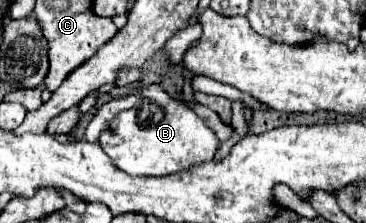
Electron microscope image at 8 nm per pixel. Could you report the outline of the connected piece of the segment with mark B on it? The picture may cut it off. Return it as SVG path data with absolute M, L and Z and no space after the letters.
M158 84L142 88L142 102L114 118L108 132L102 132L102 148L112 162L130 176L168 176L186 172L192 166L210 162L218 148L210 128L184 102L170 98Z

